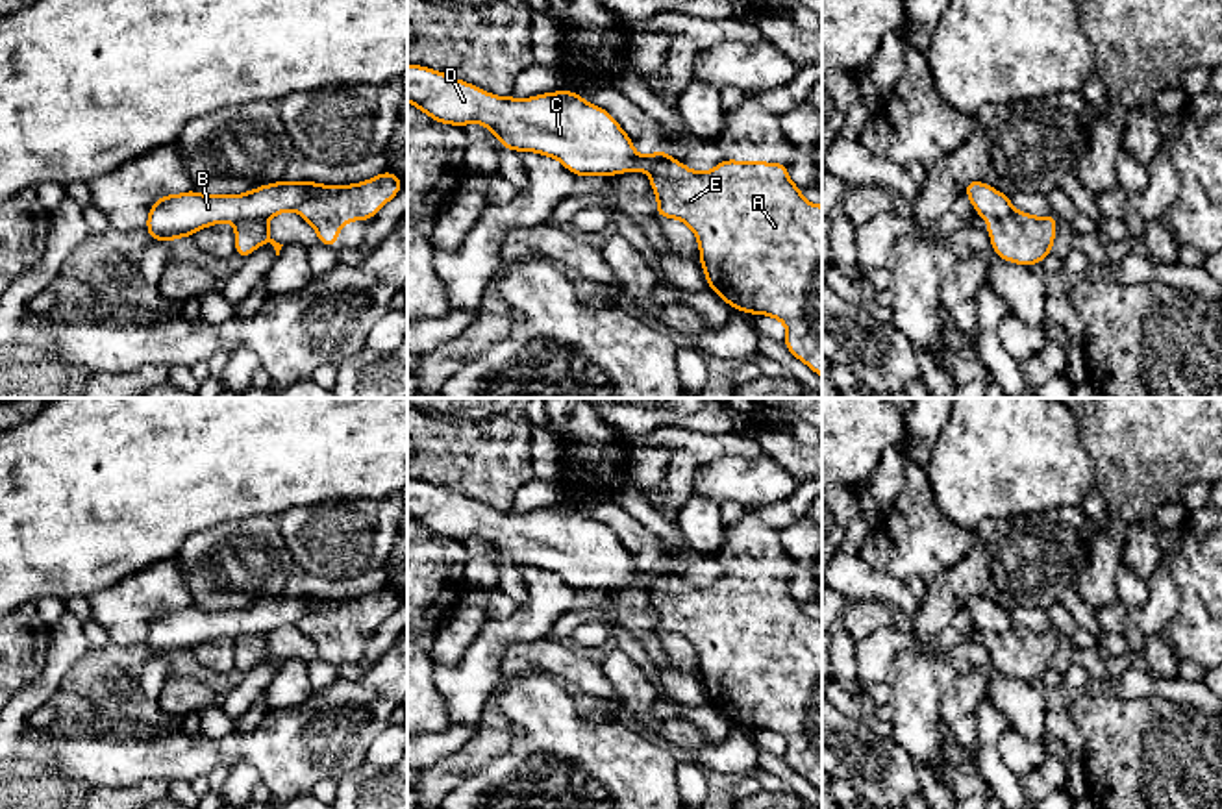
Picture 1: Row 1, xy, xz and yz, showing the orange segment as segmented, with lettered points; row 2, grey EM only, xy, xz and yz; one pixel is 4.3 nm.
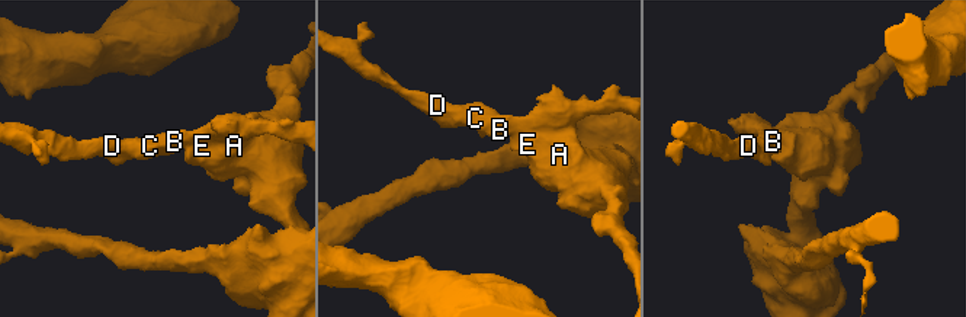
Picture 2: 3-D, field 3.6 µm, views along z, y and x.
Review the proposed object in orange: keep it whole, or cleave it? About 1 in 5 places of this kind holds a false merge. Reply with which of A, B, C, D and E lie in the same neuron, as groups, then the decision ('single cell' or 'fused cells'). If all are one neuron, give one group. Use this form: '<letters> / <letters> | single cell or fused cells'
A E / B C D | fused cells

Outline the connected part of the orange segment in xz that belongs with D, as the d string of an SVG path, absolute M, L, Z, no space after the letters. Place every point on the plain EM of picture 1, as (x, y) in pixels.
M407 479L407 517L439 539L483 539L507 565L557 574L574 591L652 587L663 563L641 572L607 524L563 504L518 515L494 511L444 487Z

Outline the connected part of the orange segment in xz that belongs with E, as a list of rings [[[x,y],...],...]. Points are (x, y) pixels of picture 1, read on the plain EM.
[[[665,568],[650,587],[650,602],[657,611],[655,631],[681,635],[694,646],[707,702],[733,724],[783,737],[783,761],[822,792],[822,620],[802,611],[787,578],[724,574],[709,587],[694,587]]]

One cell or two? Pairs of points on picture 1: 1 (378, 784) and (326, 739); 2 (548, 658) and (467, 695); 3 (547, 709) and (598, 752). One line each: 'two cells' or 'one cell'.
1: two cells
2: two cells
3: one cell

